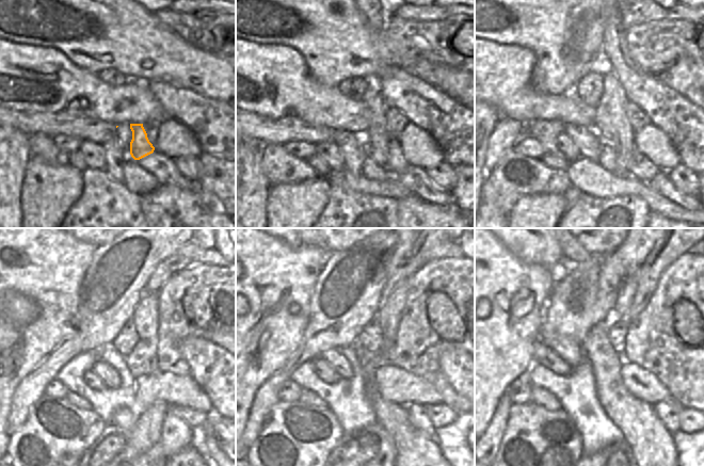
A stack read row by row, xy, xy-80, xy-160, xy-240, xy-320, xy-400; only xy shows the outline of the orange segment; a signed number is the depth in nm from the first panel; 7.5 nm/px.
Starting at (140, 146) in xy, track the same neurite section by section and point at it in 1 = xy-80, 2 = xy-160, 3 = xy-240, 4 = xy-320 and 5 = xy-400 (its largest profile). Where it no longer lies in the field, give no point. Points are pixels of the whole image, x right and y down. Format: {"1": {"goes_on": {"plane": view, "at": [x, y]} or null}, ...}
{"1": {"goes_on": {"plane": "xy-80", "at": [395, 154]}}, "2": {"goes_on": {"plane": "xy-160", "at": [643, 170]}}, "3": {"goes_on": {"plane": "xy-240", "at": [196, 419]}}, "4": {"goes_on": {"plane": "xy-320", "at": [440, 415]}}, "5": {"goes_on": {"plane": "xy-400", "at": [691, 420]}}}

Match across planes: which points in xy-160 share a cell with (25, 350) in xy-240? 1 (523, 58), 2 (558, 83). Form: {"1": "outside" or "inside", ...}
{"1": "outside", "2": "inside"}

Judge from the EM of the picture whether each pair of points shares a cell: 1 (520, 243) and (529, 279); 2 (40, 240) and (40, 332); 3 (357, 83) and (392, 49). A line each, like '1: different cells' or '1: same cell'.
1: different cells
2: same cell
3: different cells

